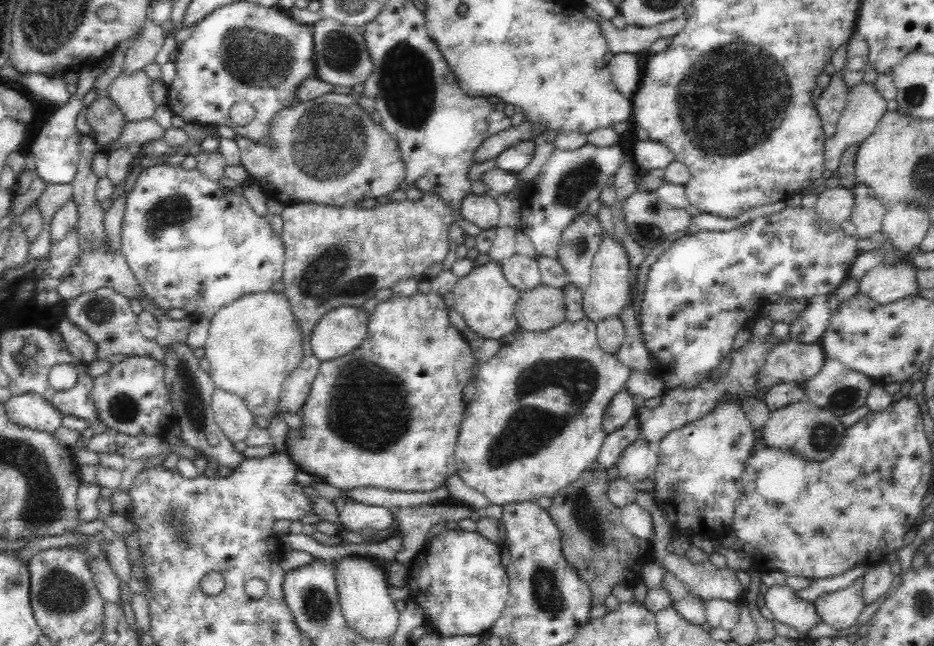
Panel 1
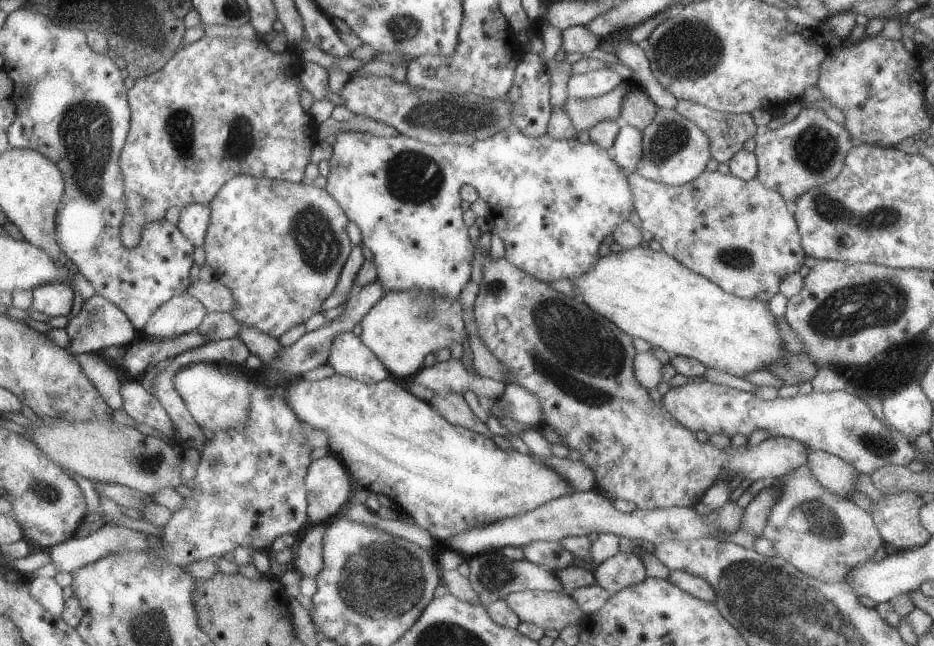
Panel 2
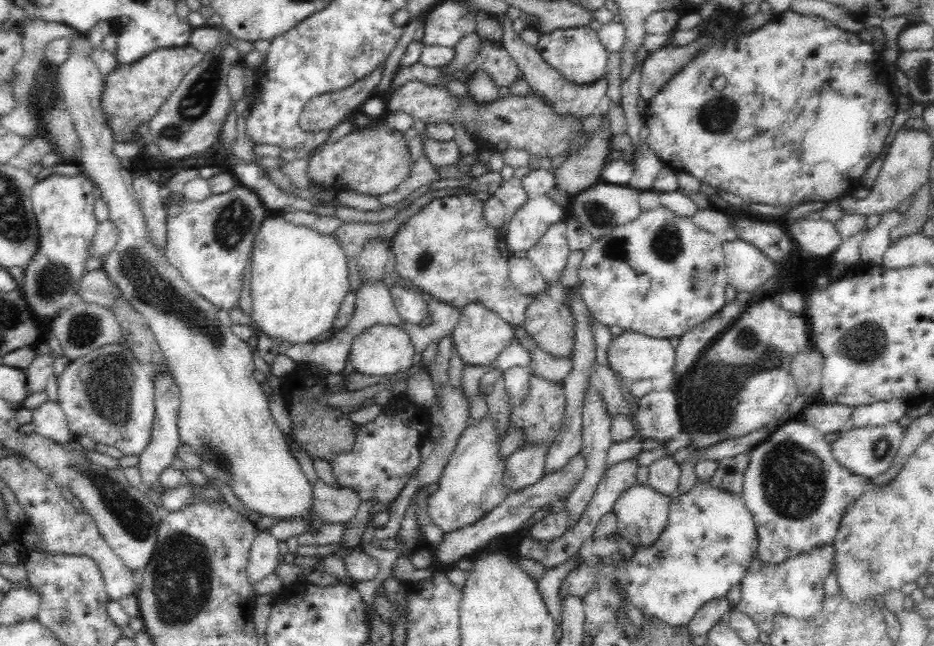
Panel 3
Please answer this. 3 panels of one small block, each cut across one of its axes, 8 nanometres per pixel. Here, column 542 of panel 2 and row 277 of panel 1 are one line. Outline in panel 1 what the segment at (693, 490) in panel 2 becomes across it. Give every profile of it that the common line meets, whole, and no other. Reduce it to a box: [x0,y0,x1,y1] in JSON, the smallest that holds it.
[278,193,455,418]

